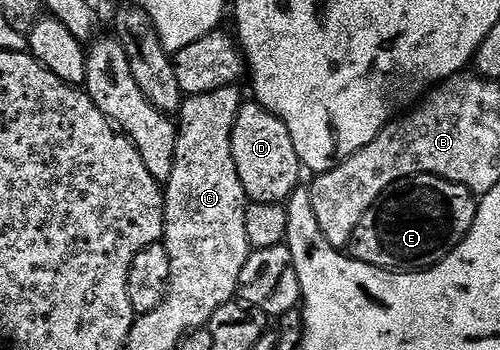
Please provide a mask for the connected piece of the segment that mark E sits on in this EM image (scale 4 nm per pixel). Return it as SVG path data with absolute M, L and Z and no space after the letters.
M409 176L395 182L373 203L371 210L363 214L359 226L355 226L351 234L348 255L371 266L389 268L392 272L423 272L426 268L434 268L455 250L455 246L459 246L459 242L463 242L477 217L478 203L478 197L462 184L438 176Z

